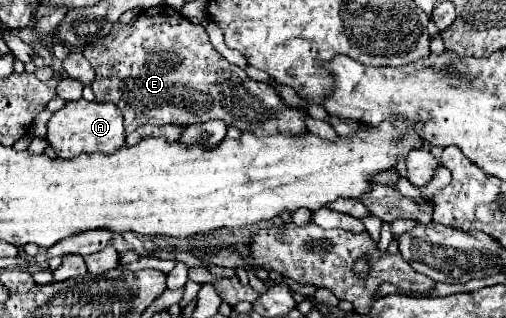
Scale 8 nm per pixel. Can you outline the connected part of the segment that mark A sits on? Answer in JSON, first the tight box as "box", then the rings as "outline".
{"box":[47,102,125,158],"outline":[[[67,102],[61,110],[57,110],[49,124],[47,124],[47,140],[55,148],[57,156],[61,158],[75,158],[81,152],[105,152],[111,154],[117,150],[117,146],[125,146],[125,130],[123,130],[123,118],[117,106],[111,102]]]}

